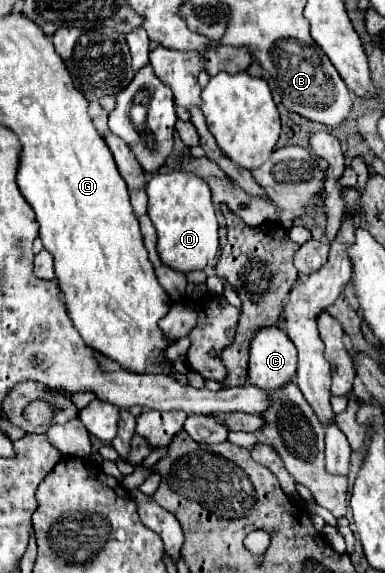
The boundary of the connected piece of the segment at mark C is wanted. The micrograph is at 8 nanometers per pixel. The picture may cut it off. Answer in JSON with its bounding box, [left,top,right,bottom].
[249,327,297,391]

